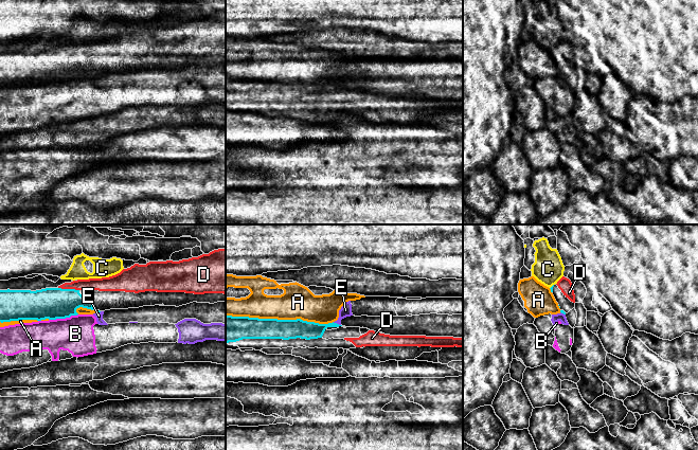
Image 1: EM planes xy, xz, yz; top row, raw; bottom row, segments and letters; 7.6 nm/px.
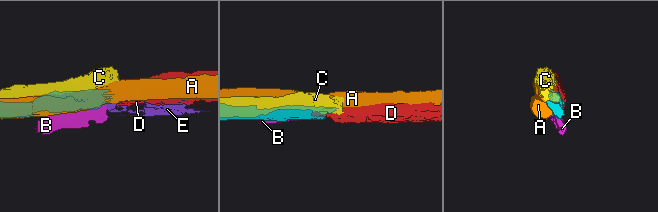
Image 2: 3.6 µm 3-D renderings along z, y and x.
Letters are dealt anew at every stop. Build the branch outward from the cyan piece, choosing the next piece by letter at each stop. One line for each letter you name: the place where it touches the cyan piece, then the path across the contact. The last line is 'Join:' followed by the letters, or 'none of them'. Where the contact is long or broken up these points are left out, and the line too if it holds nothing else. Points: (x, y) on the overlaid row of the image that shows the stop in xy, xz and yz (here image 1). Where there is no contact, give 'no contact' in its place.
D: meets cyan in xy at (69, 289); runs through xy (51, 303), (55, 303), (69, 289), (77, 285), (92, 284)
Join: D

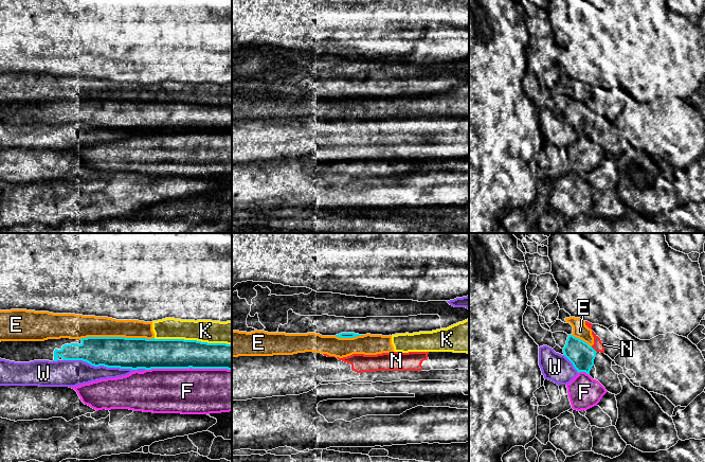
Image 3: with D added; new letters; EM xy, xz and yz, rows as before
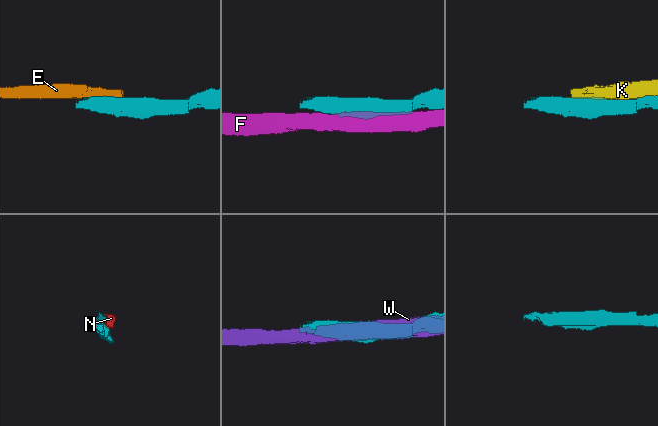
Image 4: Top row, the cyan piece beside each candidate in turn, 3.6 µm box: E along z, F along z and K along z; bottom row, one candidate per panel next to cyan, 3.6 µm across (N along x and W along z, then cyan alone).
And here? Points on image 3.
Join: none of them

